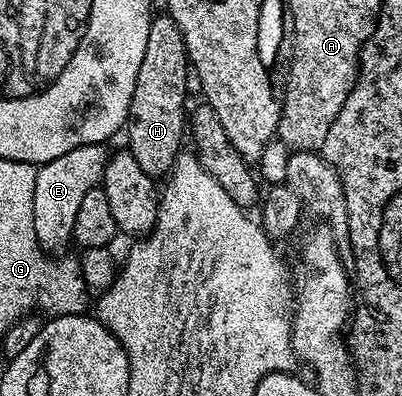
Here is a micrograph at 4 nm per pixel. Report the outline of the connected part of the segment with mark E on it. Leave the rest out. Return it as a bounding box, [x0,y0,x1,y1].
[33,143,110,252]

